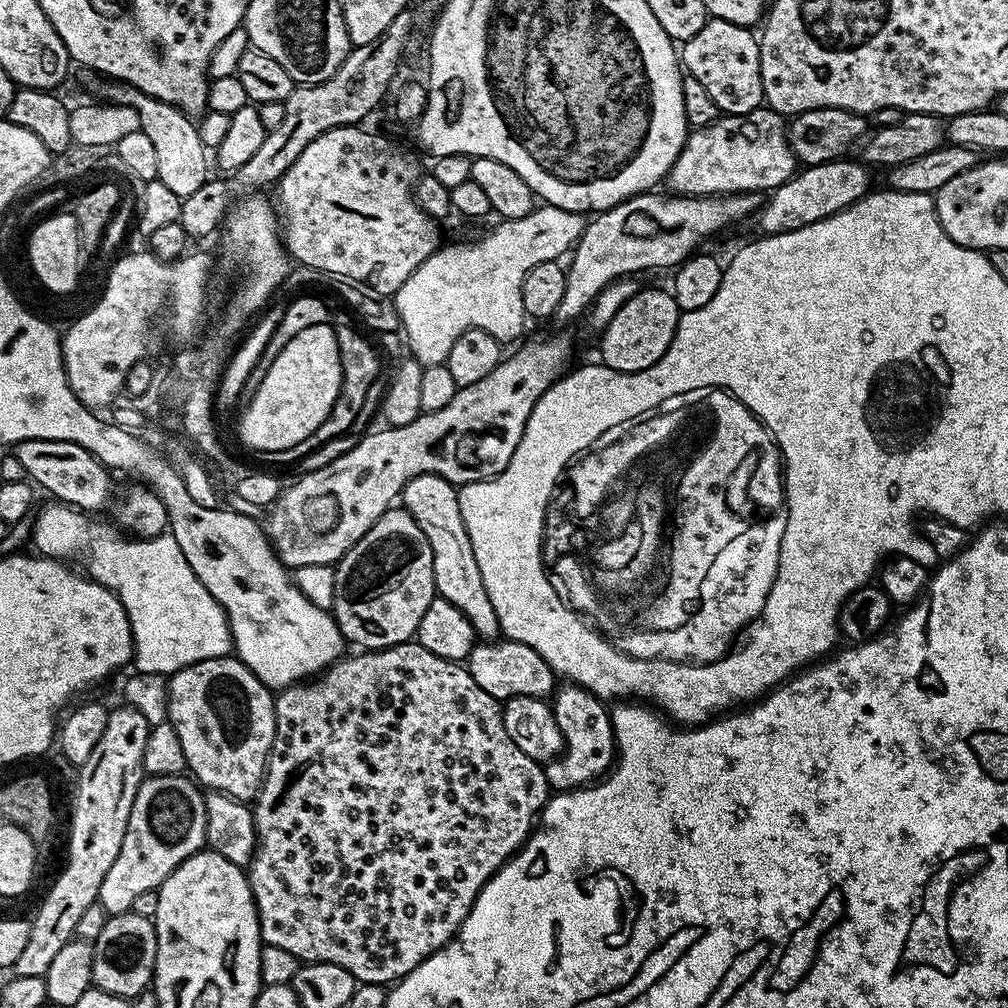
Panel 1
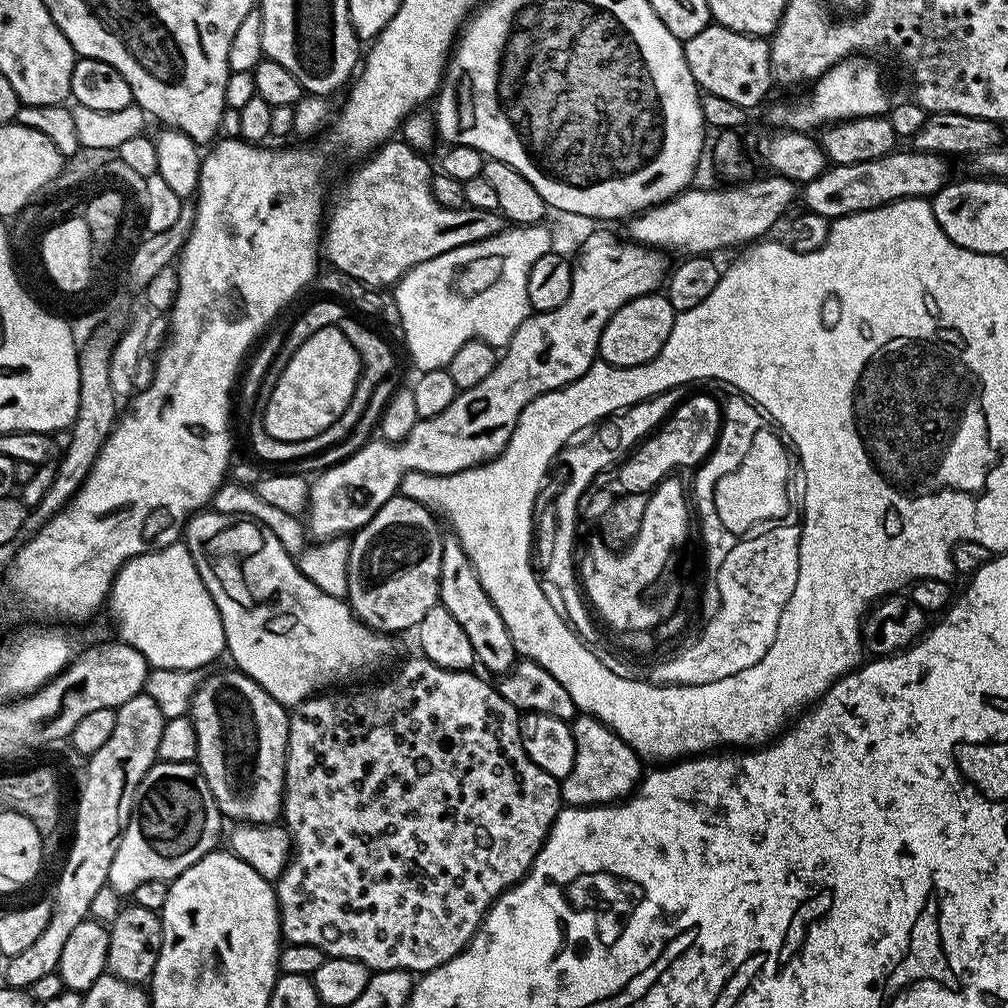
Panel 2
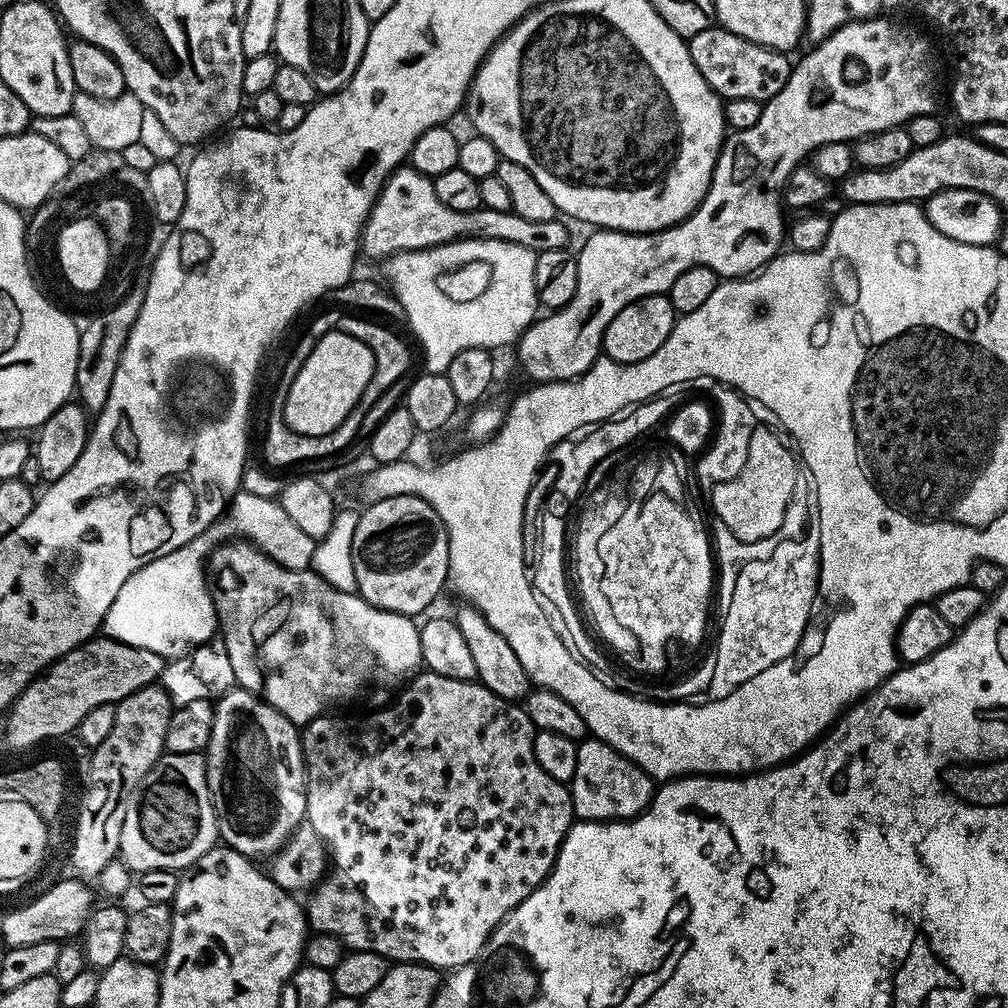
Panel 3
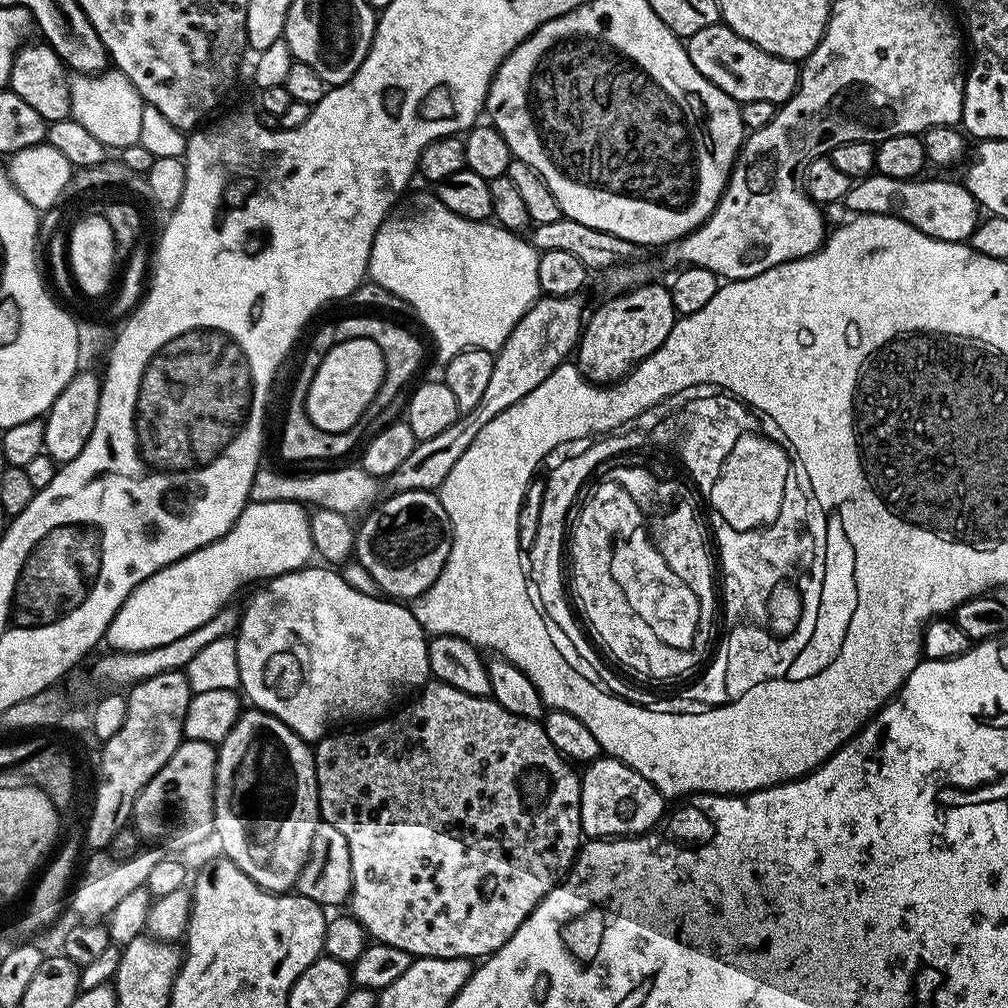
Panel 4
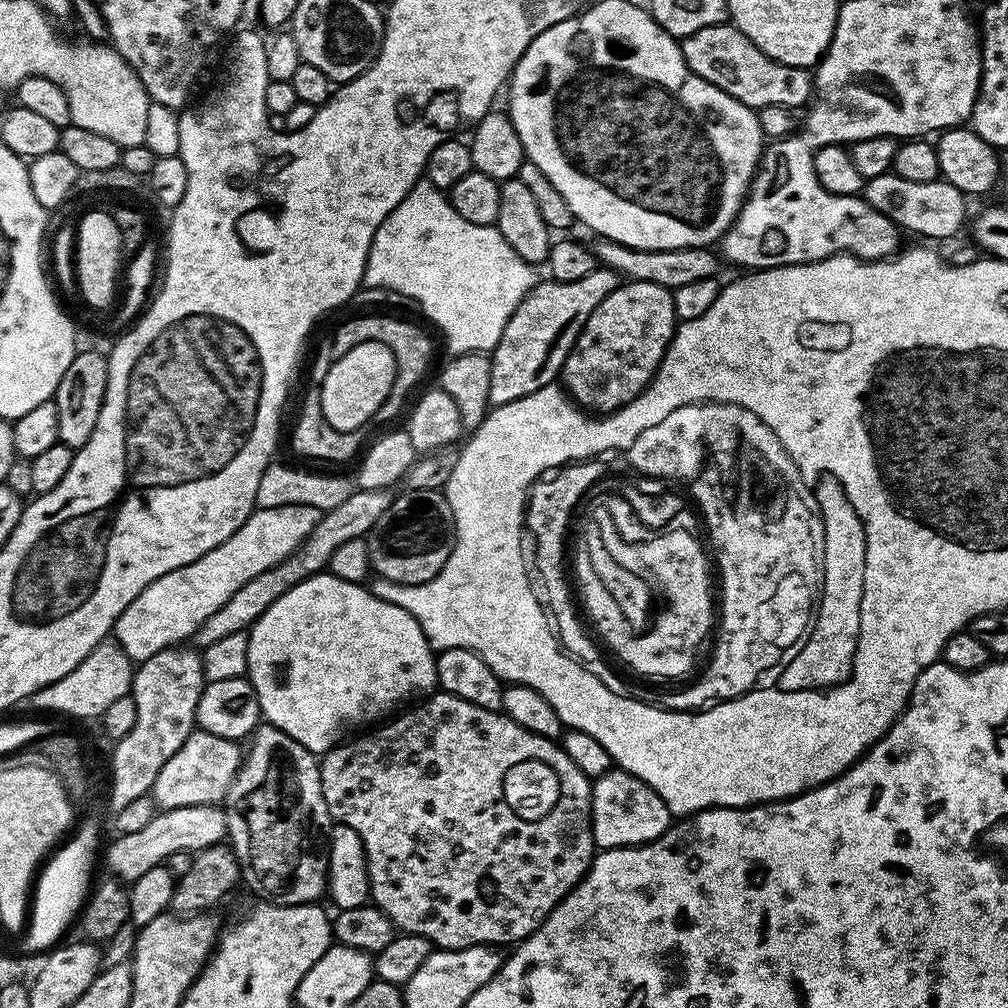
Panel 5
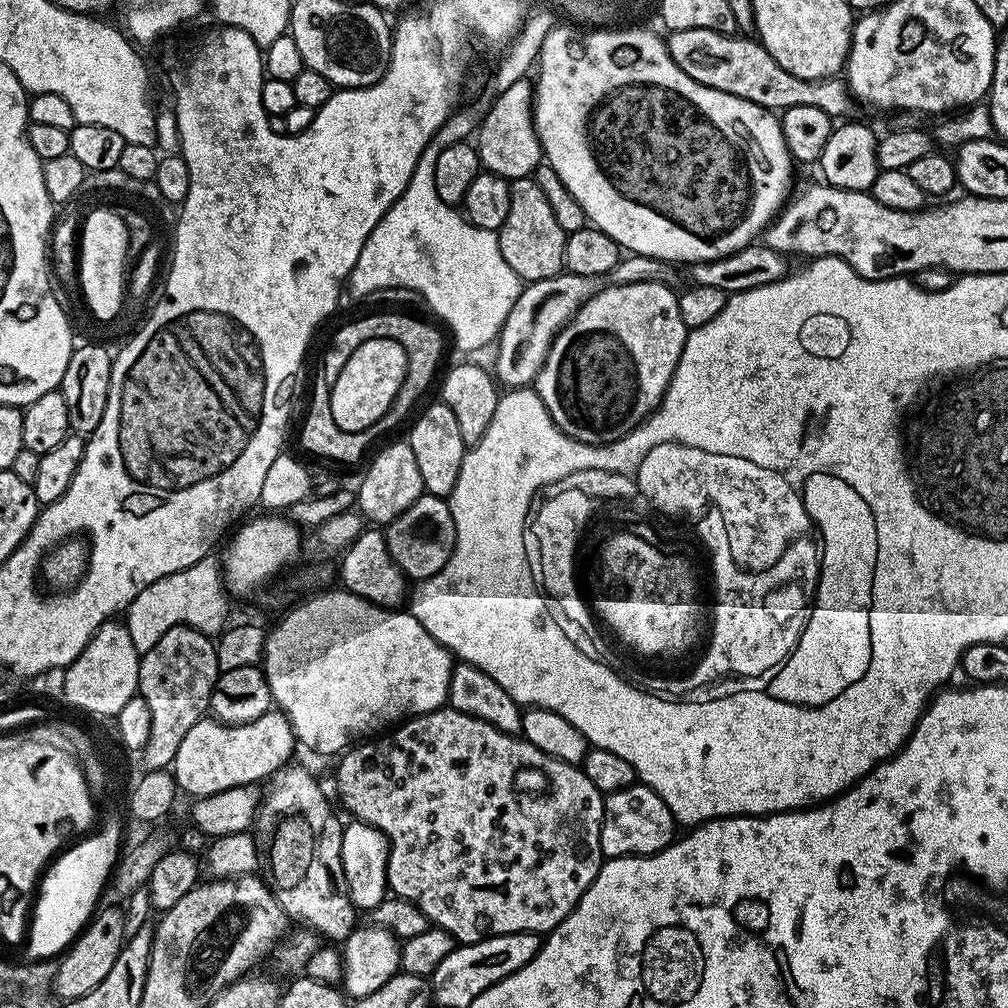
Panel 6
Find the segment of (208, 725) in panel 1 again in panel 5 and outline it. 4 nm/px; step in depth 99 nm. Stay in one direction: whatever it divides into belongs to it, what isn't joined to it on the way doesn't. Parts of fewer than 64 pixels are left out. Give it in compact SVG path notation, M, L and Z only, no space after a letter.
M261 723L247 741L240 769L222 801L226 836L240 863L243 883L252 892L260 892L259 899L269 904L294 906L315 904L328 887L328 833L330 817L326 798L322 798L320 760L317 753L306 750L273 724Z

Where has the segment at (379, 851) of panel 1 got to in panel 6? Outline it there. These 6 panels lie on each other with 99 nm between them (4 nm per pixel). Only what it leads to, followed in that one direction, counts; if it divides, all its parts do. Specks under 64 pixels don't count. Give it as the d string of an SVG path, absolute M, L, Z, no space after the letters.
M445 706L405 719L375 738L365 739L349 747L339 760L340 765L336 768L336 792L340 795L345 810L349 812L349 817L374 826L388 840L388 886L391 895L418 906L429 925L446 930L461 945L515 932L547 934L571 914L594 878L598 878L598 870L605 859L600 845L605 793L596 789L590 778L586 778L583 767L550 758L550 754L542 754L538 746L519 735L503 732L490 726L490 722L482 722L470 714Z

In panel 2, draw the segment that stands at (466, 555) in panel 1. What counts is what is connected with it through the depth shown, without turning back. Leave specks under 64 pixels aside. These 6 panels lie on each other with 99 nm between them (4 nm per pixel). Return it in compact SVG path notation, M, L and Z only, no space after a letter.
M454 538L444 541L439 603L446 610L450 610L450 614L457 620L458 626L462 626L462 630L466 630L466 638L470 638L470 646L474 646L476 664L484 667L485 673L507 674L511 670L518 657L514 650L514 642L506 630L506 622L502 622L502 614L498 614L494 602L490 602L490 594L486 594L486 590L482 590L482 582L478 578L478 574L470 560L466 558L460 543Z

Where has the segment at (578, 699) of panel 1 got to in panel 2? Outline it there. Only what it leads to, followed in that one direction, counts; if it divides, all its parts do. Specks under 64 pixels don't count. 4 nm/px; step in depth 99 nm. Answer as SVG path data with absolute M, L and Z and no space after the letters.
M577 715L570 725L577 753L570 774L560 780L561 801L574 808L590 808L614 804L631 796L642 779L642 760L636 751L593 716Z

